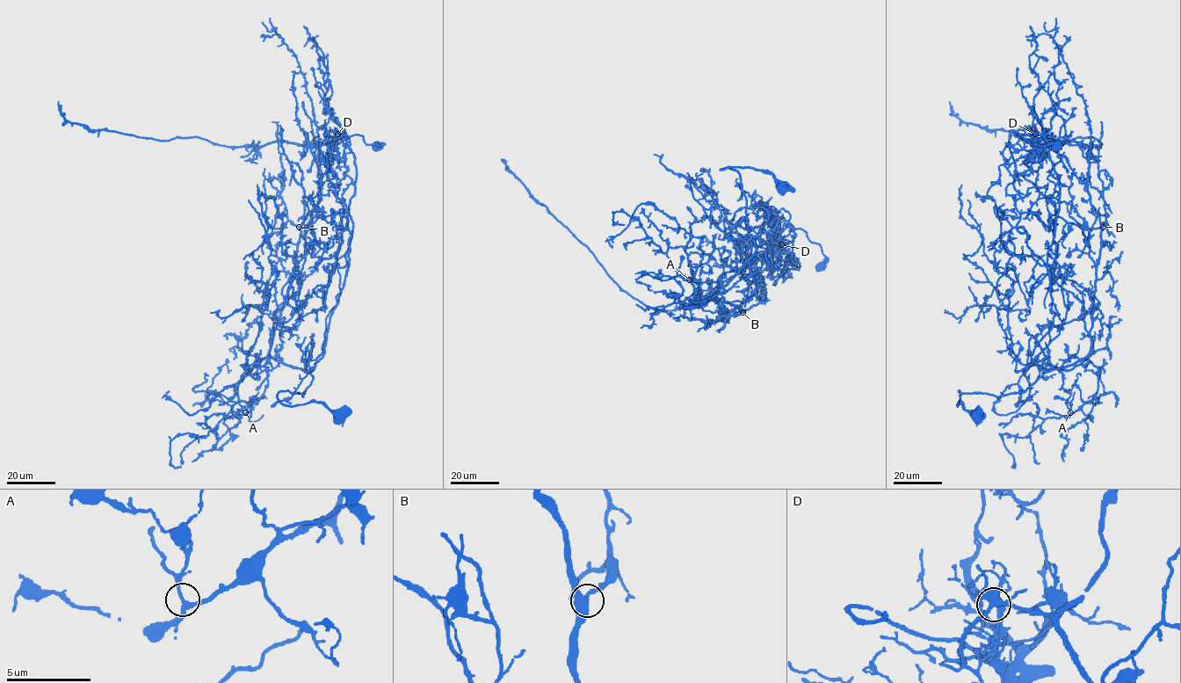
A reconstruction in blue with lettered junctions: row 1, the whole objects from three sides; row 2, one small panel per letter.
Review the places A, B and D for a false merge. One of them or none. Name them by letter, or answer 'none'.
D

